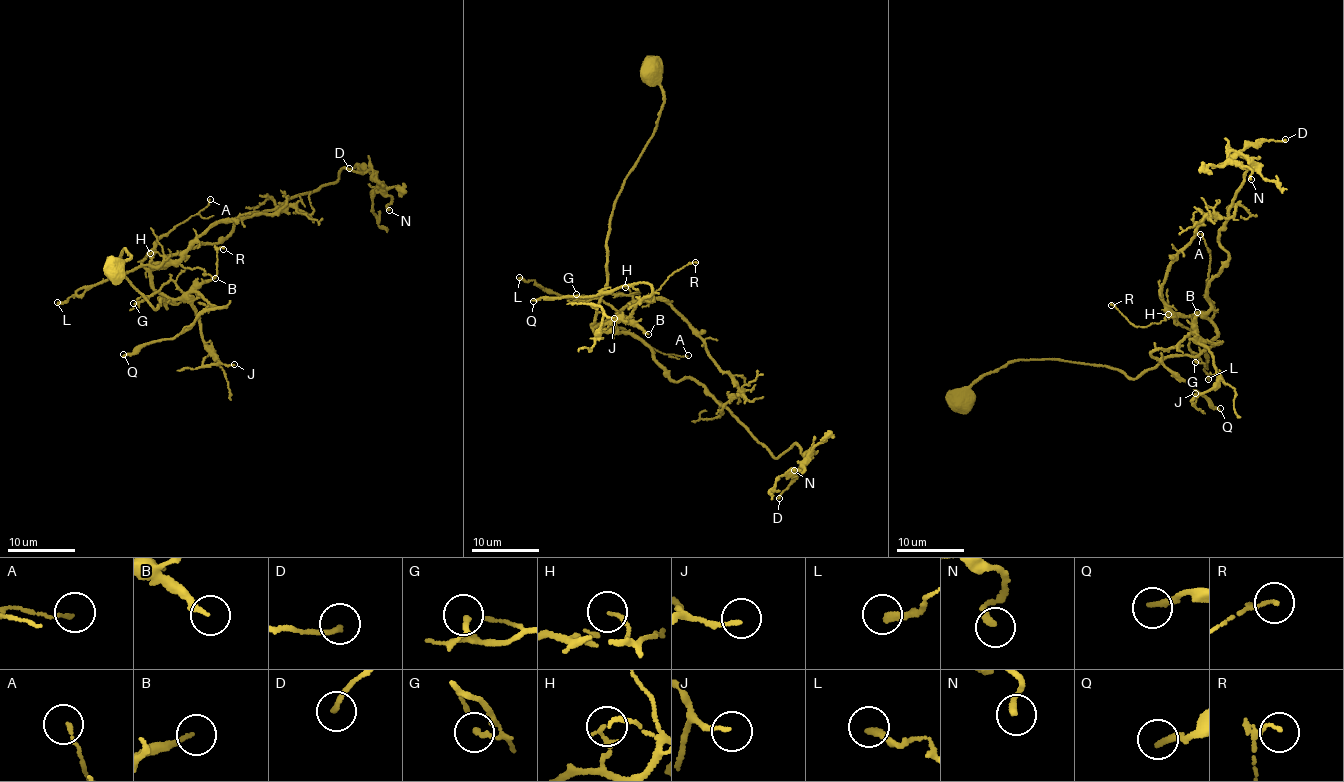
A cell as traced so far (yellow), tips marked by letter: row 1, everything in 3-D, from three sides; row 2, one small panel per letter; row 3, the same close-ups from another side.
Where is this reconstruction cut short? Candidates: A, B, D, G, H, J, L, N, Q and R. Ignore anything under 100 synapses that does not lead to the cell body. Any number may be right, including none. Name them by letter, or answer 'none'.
none

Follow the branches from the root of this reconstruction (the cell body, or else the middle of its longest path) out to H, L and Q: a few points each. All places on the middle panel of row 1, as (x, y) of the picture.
H: (647, 72), (662, 107), (614, 202), (591, 326), (620, 315), (633, 299), (625, 287)
L: (647, 72), (662, 107), (614, 202), (591, 326), (632, 299), (569, 299), (519, 277)
Q: (647, 72), (662, 107), (614, 202), (595, 323), (630, 318), (650, 296), (642, 282), (533, 301)

